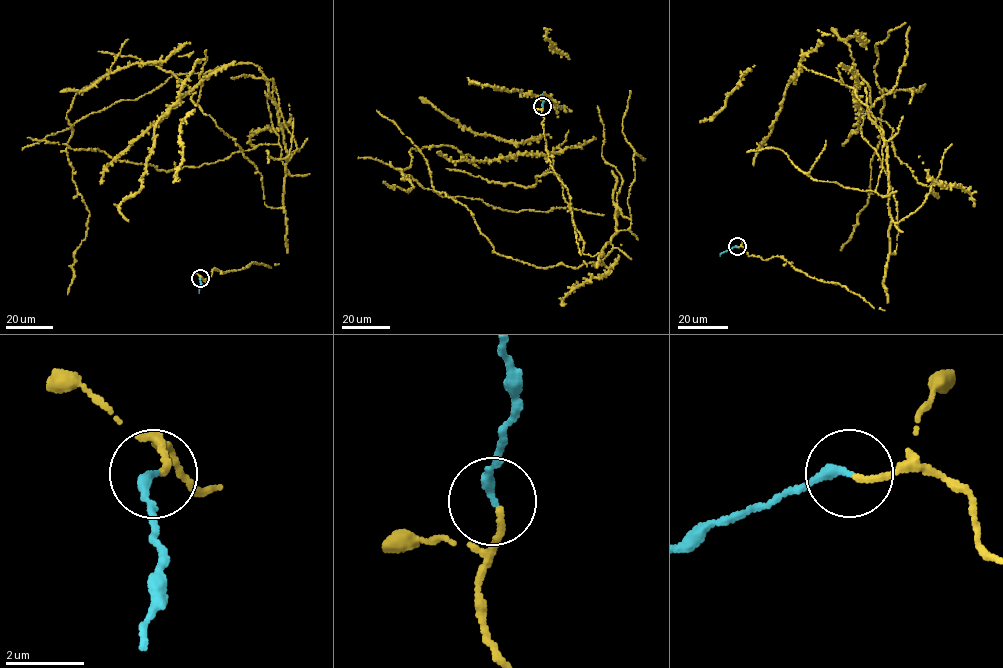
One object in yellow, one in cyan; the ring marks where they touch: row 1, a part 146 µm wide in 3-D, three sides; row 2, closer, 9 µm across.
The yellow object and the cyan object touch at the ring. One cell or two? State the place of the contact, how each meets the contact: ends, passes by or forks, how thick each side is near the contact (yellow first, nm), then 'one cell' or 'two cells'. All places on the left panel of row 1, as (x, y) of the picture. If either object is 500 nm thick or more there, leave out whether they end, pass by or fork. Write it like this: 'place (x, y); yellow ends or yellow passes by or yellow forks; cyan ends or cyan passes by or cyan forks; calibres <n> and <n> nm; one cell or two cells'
place (200, 278); yellow ends; cyan ends; calibres 150 and 240 nm; one cell

